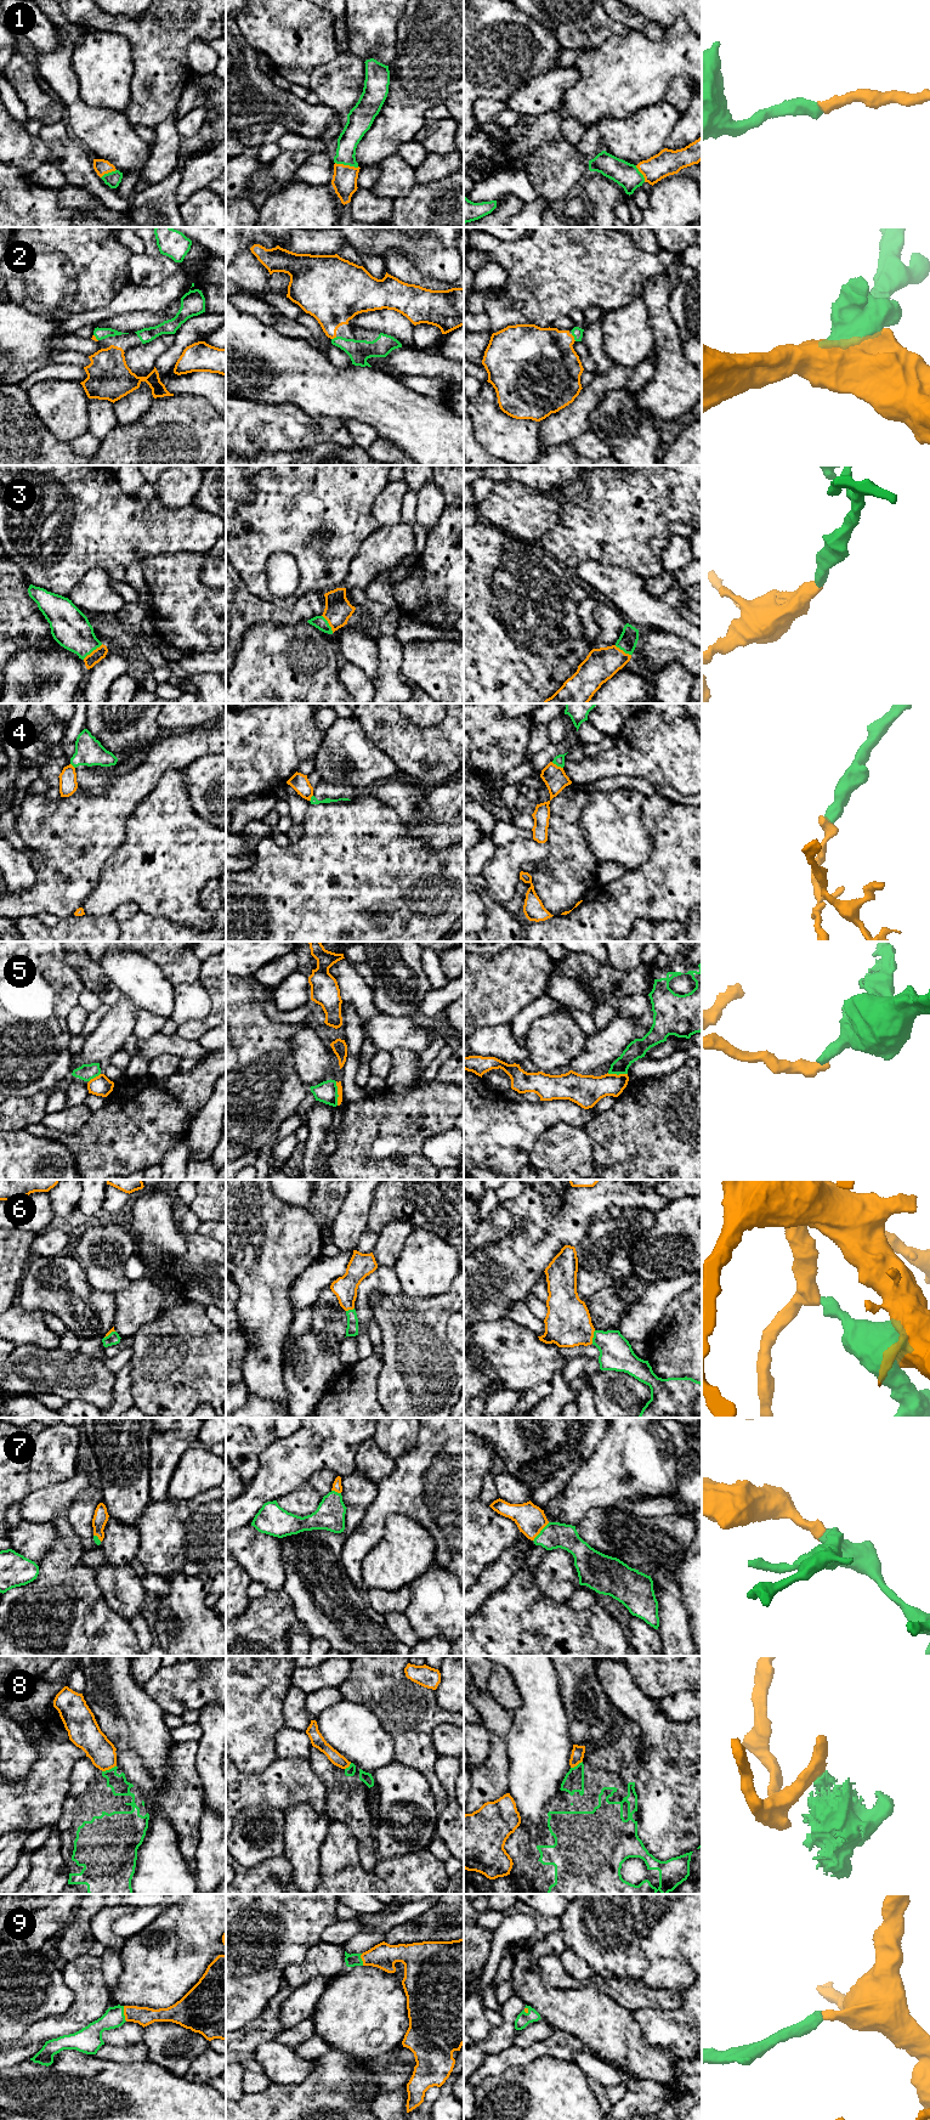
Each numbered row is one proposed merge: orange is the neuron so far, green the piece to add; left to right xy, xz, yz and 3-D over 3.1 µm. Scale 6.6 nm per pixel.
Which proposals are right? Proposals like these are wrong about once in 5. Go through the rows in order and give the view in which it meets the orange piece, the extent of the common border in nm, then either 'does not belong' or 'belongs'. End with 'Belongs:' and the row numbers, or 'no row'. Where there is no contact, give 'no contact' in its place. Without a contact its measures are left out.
1: meets orange in xz; contact 160 nm long; belongs
2: meets orange in yz; contact 60 nm long; belongs
3: meets orange in xy; contact 170 nm long; belongs
4: meets orange in yz; contact 90 nm long; does not belong
5: meets orange in xz; contact 160 nm long; does not belong
6: meets orange in yz; contact 90 nm long; belongs
7: meets orange in yz; contact 170 nm long; belongs
8: meets orange in xy; contact 100 nm long; does not belong
9: meets orange in xy; contact 110 nm long; belongs
Belongs: 1, 2, 3, 6, 7, 9

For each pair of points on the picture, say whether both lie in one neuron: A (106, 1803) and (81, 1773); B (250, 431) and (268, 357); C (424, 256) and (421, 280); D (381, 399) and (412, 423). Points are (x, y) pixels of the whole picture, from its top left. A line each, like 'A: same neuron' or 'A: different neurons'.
A: same neuron
B: different neurons
C: different neurons
D: same neuron

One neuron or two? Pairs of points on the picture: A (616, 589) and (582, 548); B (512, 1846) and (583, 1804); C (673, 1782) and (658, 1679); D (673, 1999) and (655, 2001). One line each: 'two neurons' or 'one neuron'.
A: two neurons
B: one neuron
C: two neurons
D: one neuron

